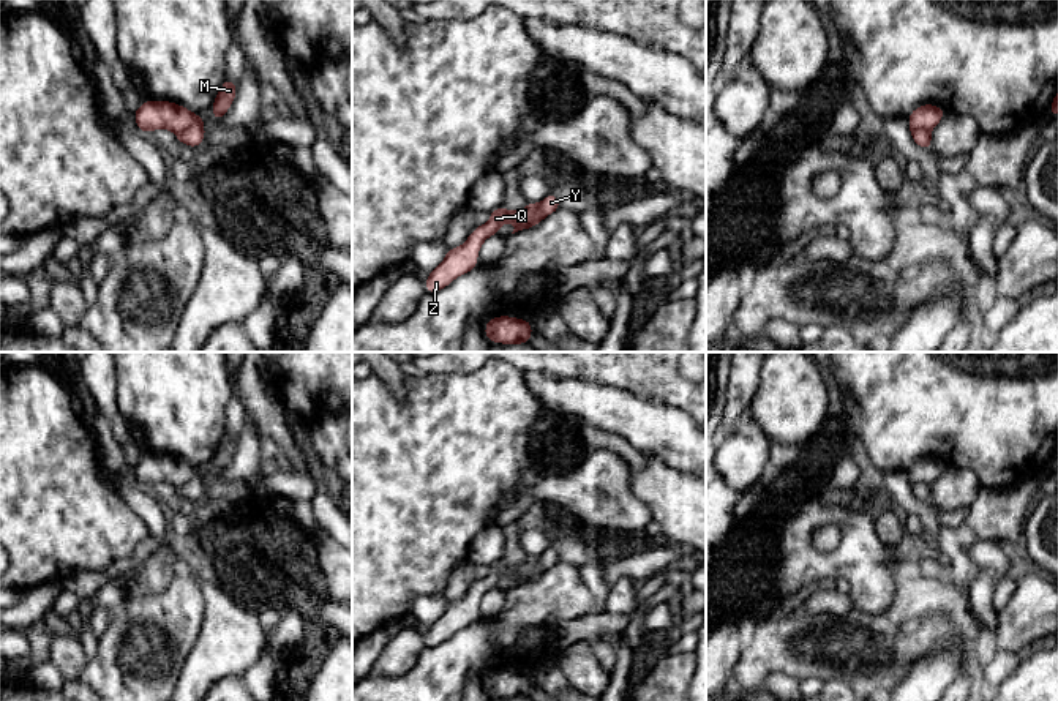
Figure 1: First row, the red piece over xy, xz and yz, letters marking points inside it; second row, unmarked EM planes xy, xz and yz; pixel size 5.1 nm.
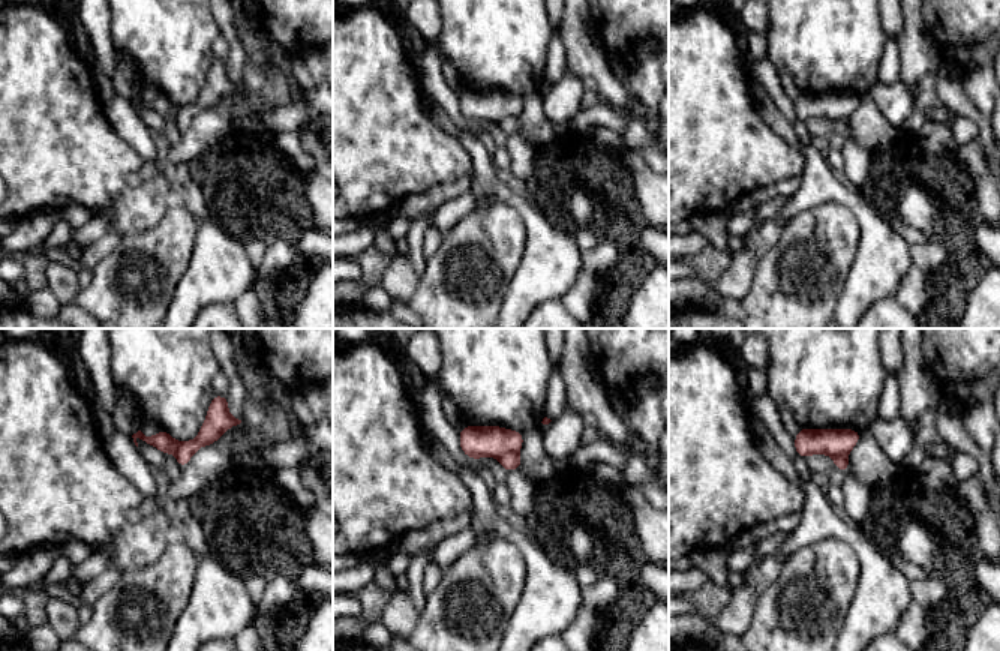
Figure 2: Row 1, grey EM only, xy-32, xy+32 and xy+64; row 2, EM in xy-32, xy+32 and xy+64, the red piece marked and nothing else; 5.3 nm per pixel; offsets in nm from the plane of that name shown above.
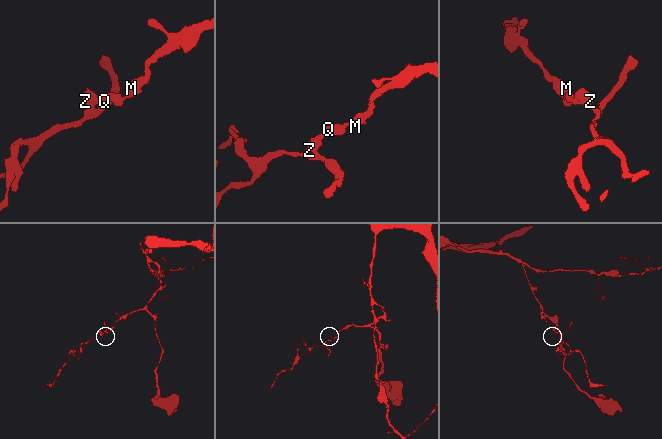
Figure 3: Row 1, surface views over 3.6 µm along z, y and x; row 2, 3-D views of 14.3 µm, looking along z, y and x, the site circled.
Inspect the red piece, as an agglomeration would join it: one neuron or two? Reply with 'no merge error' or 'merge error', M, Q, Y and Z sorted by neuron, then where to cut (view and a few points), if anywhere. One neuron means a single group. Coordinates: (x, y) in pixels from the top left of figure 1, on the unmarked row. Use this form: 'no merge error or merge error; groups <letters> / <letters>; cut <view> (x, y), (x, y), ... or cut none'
merge error; groups M Y / Q Z; cut xy (198, 469), (177, 488)

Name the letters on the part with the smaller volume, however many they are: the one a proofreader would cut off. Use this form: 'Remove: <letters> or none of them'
Remove: Q, Z

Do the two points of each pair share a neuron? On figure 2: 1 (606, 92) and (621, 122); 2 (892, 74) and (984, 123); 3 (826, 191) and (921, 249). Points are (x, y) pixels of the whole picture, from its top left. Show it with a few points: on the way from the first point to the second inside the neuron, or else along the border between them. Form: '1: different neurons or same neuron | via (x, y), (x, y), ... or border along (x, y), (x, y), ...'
1: different neurons | border along (595, 98), (607, 107), (622, 108), (630, 114)
2: different neurons | border along (895, 42), (898, 47), (900, 78)
3: different neurons | border along (907, 243), (909, 252), (916, 261)

